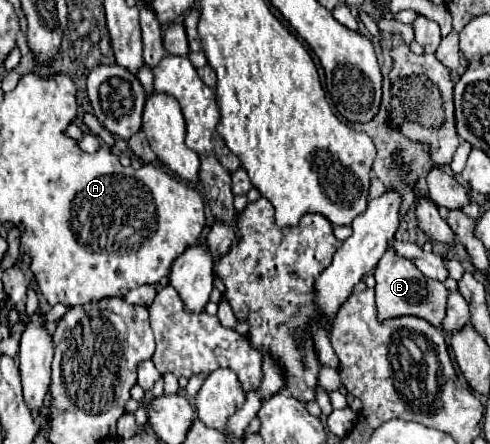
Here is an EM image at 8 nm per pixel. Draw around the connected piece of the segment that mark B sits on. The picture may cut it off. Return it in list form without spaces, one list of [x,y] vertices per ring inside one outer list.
[[[392,249],[384,253],[380,263],[374,271],[376,277],[376,307],[378,307],[378,321],[402,317],[402,315],[414,315],[420,319],[426,319],[434,327],[442,327],[442,319],[446,313],[446,297],[448,289],[436,281],[426,279],[408,259],[398,257]]]

